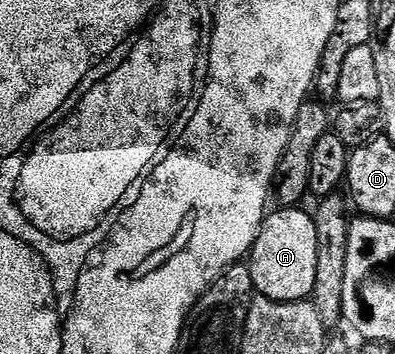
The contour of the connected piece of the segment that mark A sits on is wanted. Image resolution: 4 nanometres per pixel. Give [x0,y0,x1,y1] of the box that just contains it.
[247,206,319,303]

